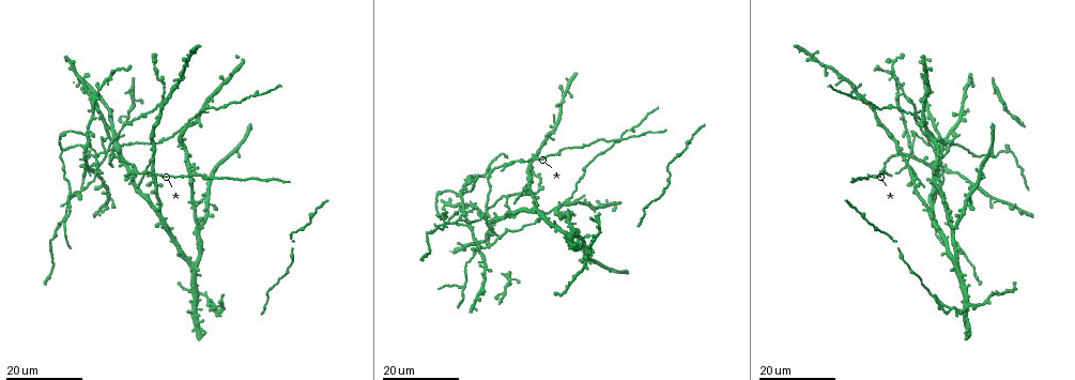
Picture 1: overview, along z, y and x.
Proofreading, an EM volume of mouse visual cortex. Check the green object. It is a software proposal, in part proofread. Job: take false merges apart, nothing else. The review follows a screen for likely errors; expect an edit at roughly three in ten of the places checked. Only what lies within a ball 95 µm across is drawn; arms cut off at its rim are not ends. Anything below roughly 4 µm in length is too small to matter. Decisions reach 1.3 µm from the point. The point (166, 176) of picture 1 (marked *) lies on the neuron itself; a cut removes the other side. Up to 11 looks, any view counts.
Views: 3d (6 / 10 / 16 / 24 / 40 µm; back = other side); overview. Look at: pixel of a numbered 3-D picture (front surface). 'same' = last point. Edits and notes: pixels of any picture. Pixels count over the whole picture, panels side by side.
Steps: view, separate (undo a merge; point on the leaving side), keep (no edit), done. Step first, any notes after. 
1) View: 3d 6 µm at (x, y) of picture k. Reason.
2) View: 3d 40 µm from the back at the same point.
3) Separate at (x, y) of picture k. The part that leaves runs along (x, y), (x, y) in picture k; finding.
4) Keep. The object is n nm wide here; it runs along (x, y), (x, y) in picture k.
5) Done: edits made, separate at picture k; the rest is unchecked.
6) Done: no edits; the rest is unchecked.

View: 3d 16 µm at (911, 144) of picture 1. Three-way junction.

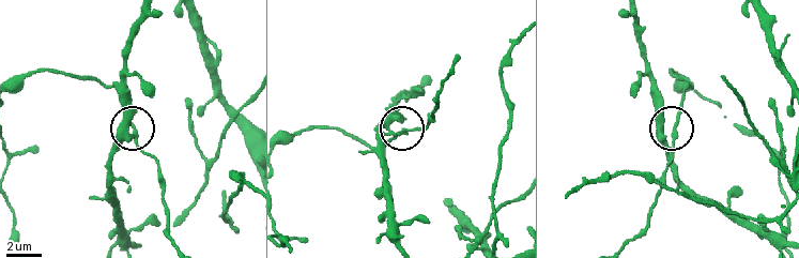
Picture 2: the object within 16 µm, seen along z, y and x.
View: 3d 6 µm at (677, 122) of picture 2.

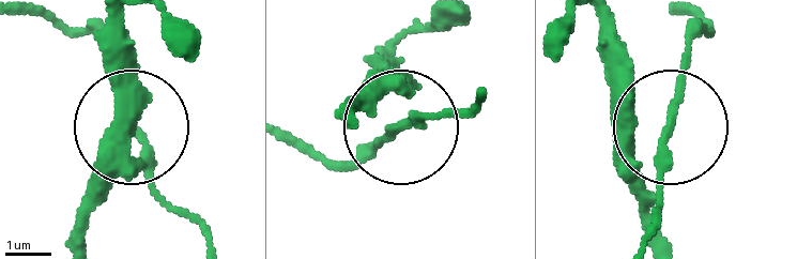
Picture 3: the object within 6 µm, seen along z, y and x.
Keep. The object is 170 nm wide here; continuous, no second neuron.

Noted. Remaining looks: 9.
View: 3d 24 µm at (60, 149) of picture 1. Two arms in line, one across.

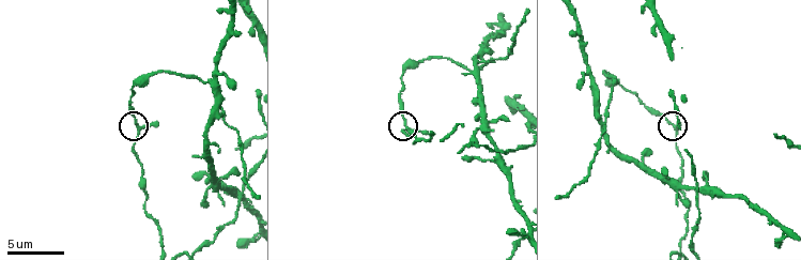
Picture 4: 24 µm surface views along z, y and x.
View: 3d 10 µm at (134, 123) of picture 4. Closer look.

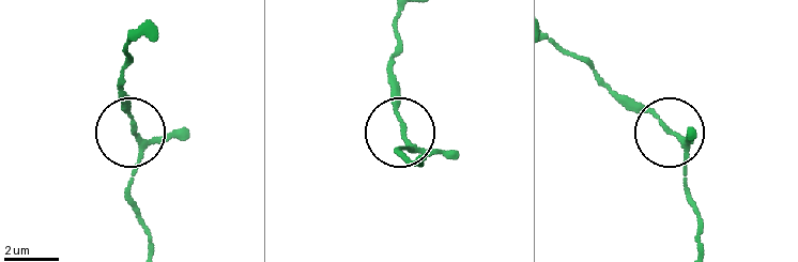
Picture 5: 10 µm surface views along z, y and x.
Keep. 3 arms meet here; it runs along (417, 158), (413, 164), (397, 150), (411, 147), (389, 62) in picture 5; all the same neuron.

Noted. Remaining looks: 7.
View: 3d 24 µm at (449, 219) of picture 1. Three-way junction.

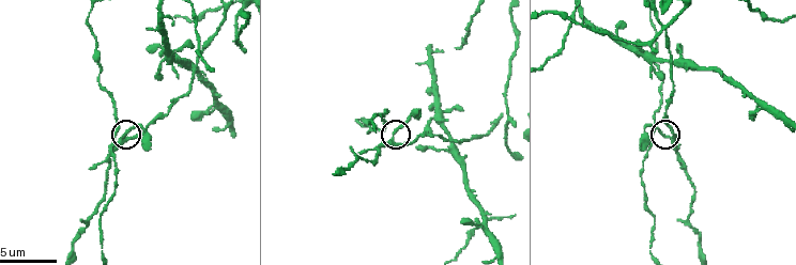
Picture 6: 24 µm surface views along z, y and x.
View: 3d 6 µm at (122, 137) of picture 6.

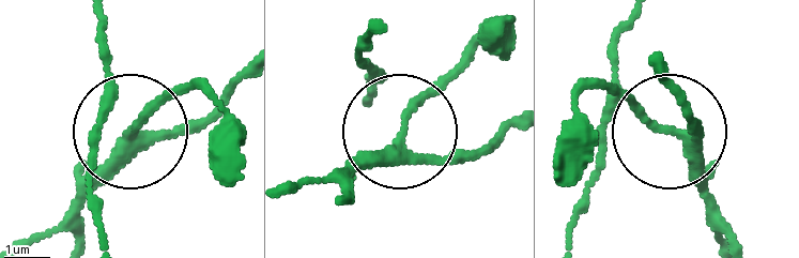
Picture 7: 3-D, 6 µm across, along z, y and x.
Keep. It runs along (241, 77), (184, 127), (126, 139), (73, 212) in picture 7; all the same neuron.

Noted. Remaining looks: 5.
View: 3d 16 µm at (87, 222) of picture 6. Three arms meet.

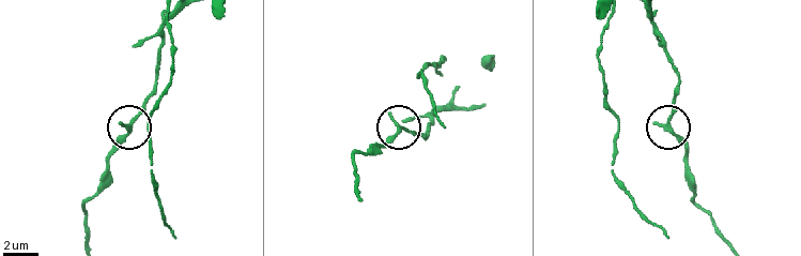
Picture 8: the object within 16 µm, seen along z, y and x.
Keep. 3 arms meet here; it runs along (647, 13), (678, 81), (669, 125), (687, 154) in picture 8; one neuron here.

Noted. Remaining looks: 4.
View: 3d 24 µm at (600, 233) of picture 1.

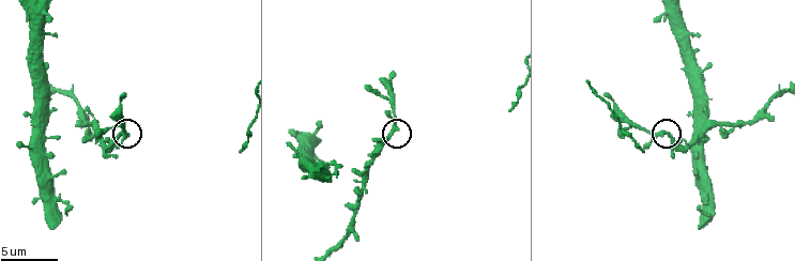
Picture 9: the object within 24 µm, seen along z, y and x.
View: 3d 6 µm at (395, 129) of picture 9.

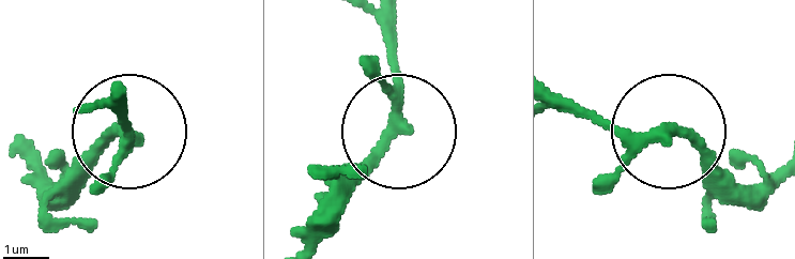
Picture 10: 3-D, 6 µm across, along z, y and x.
Keep. The object is 210 nm wide here; continuous, no second neuron.

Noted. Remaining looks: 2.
Done: no edits; the rest is unchecked.

